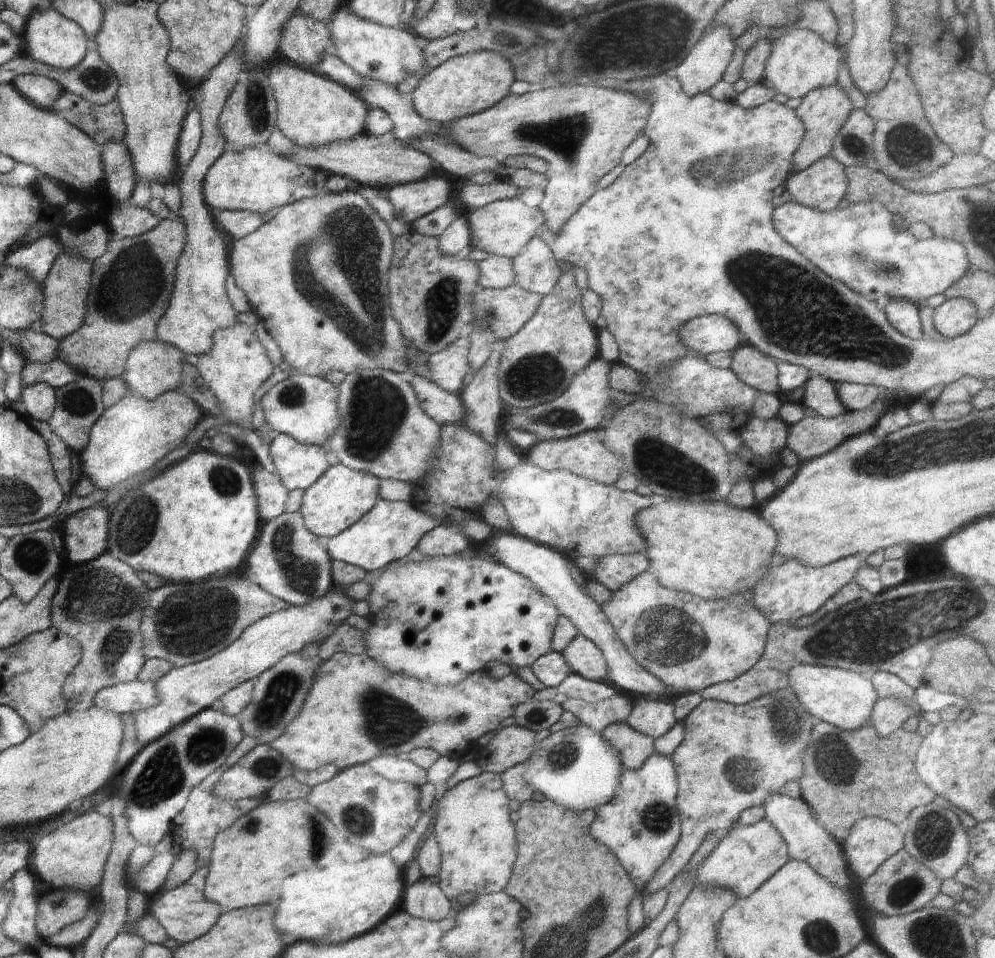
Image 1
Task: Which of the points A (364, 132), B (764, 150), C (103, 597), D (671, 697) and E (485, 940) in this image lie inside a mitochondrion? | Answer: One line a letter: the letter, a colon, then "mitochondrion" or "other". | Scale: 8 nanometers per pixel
A: other
B: mitochondrion
C: mitochondrion
D: other
E: other

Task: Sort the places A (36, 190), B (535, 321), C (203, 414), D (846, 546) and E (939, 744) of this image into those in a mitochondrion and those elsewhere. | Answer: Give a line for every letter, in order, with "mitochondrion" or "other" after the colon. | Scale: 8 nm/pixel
A: other
B: other
C: other
D: other
E: other

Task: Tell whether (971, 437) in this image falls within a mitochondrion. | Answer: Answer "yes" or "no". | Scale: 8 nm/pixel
yes

